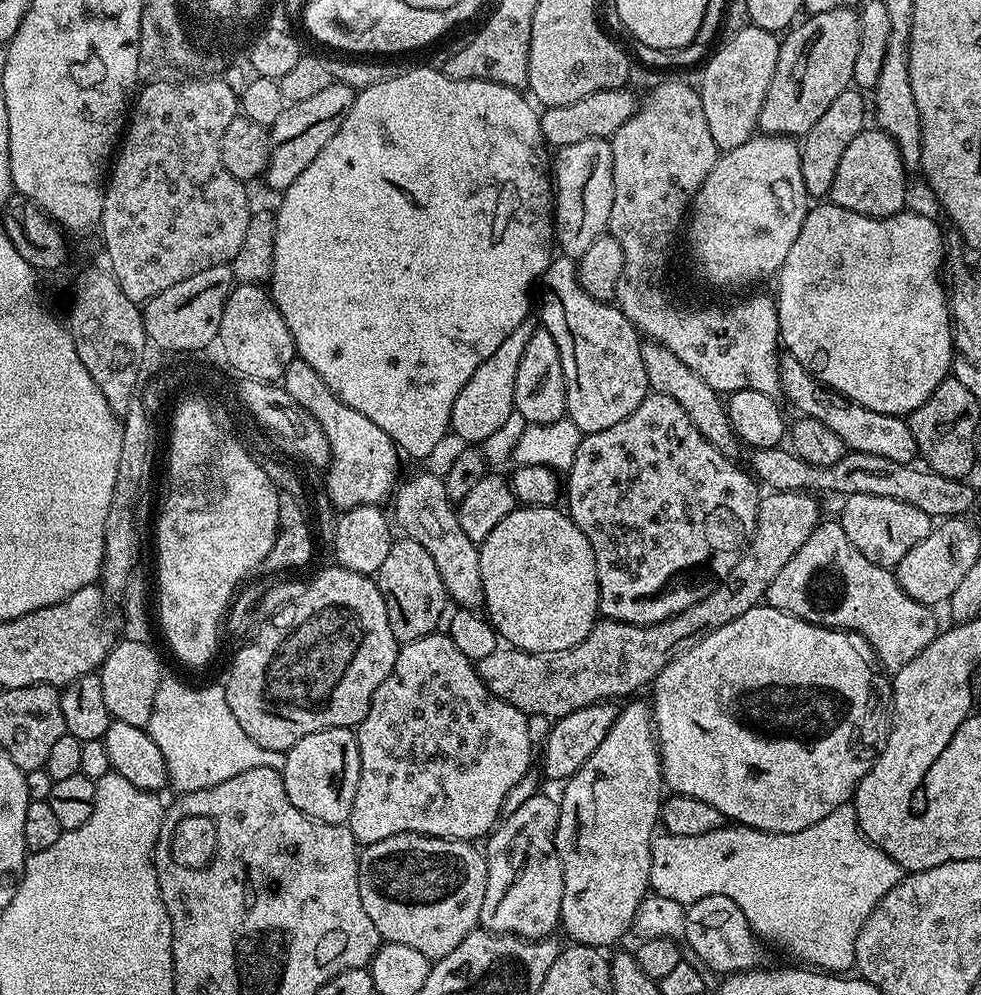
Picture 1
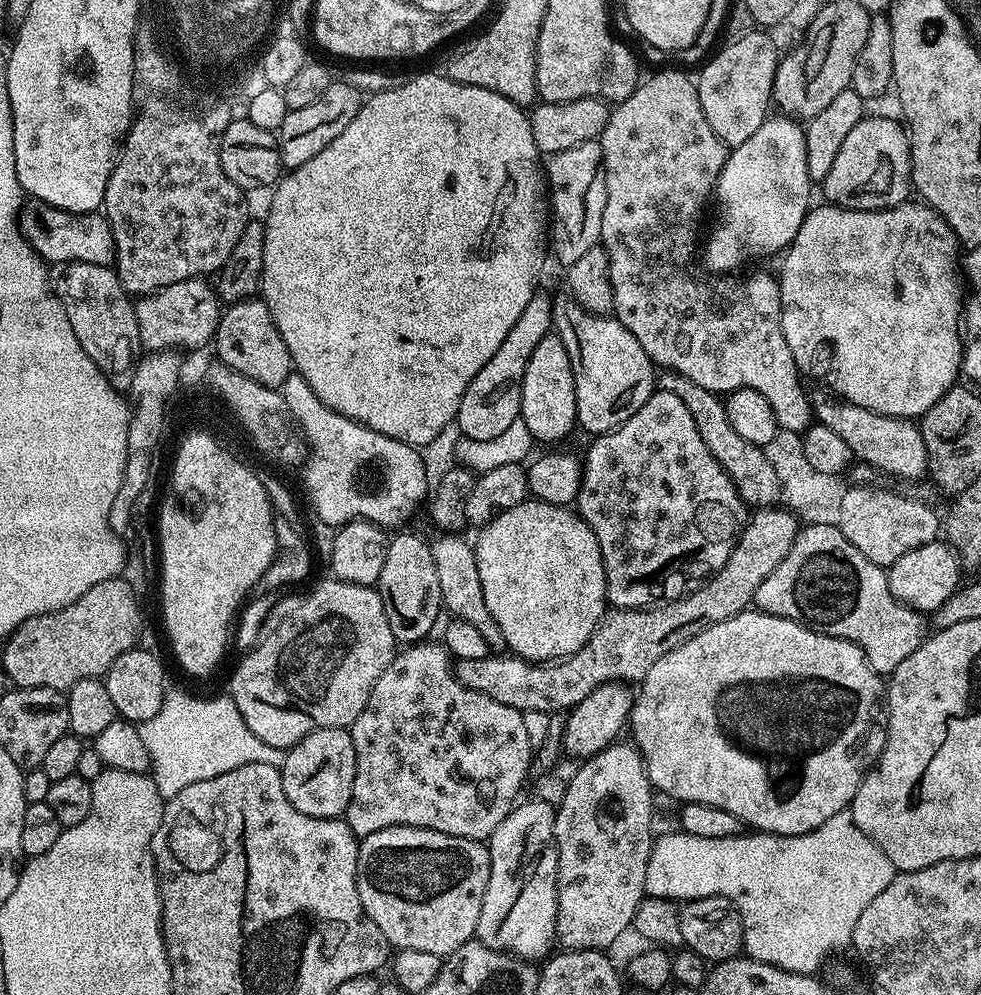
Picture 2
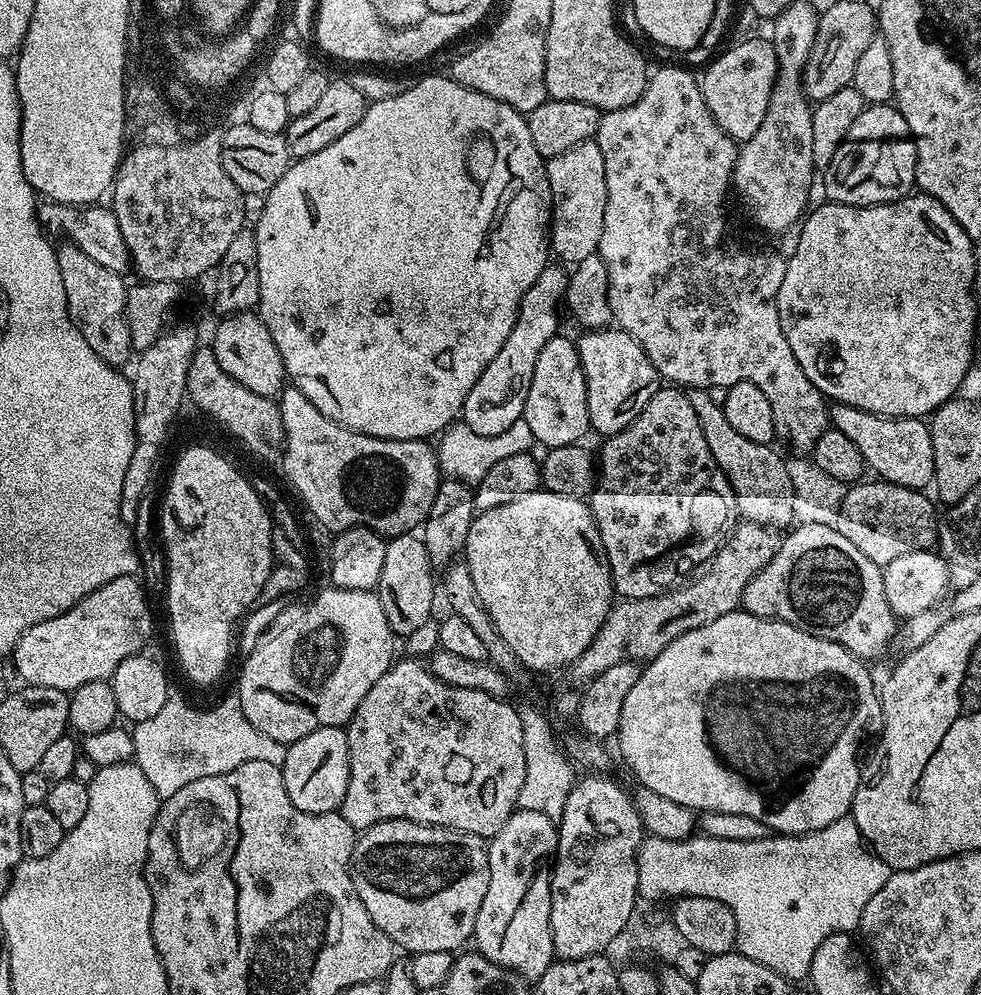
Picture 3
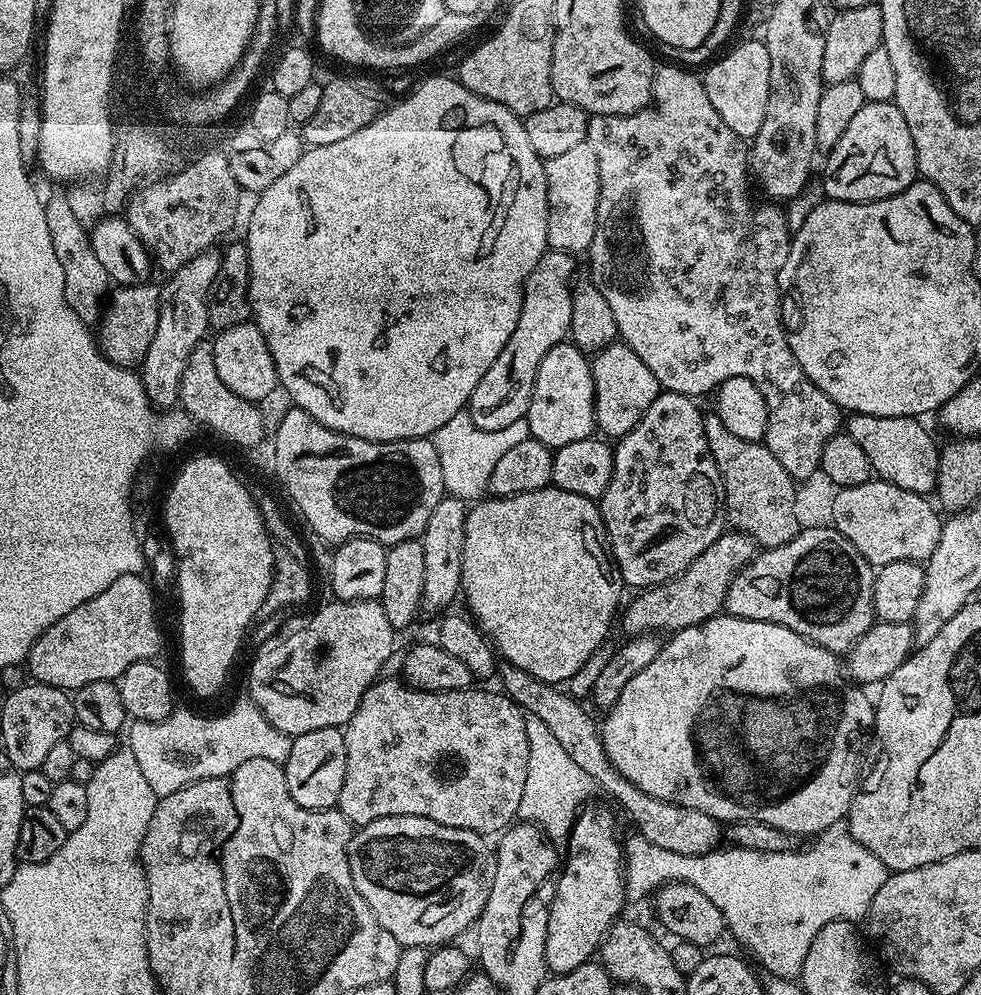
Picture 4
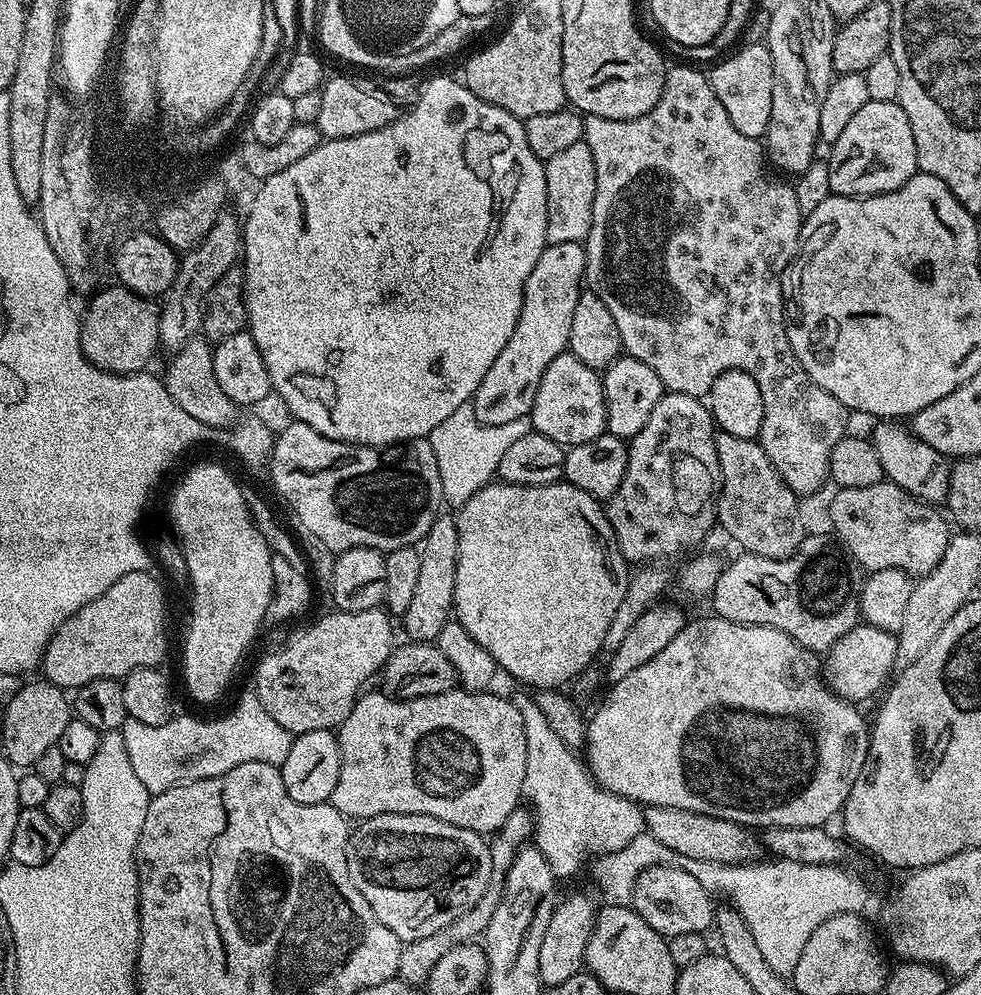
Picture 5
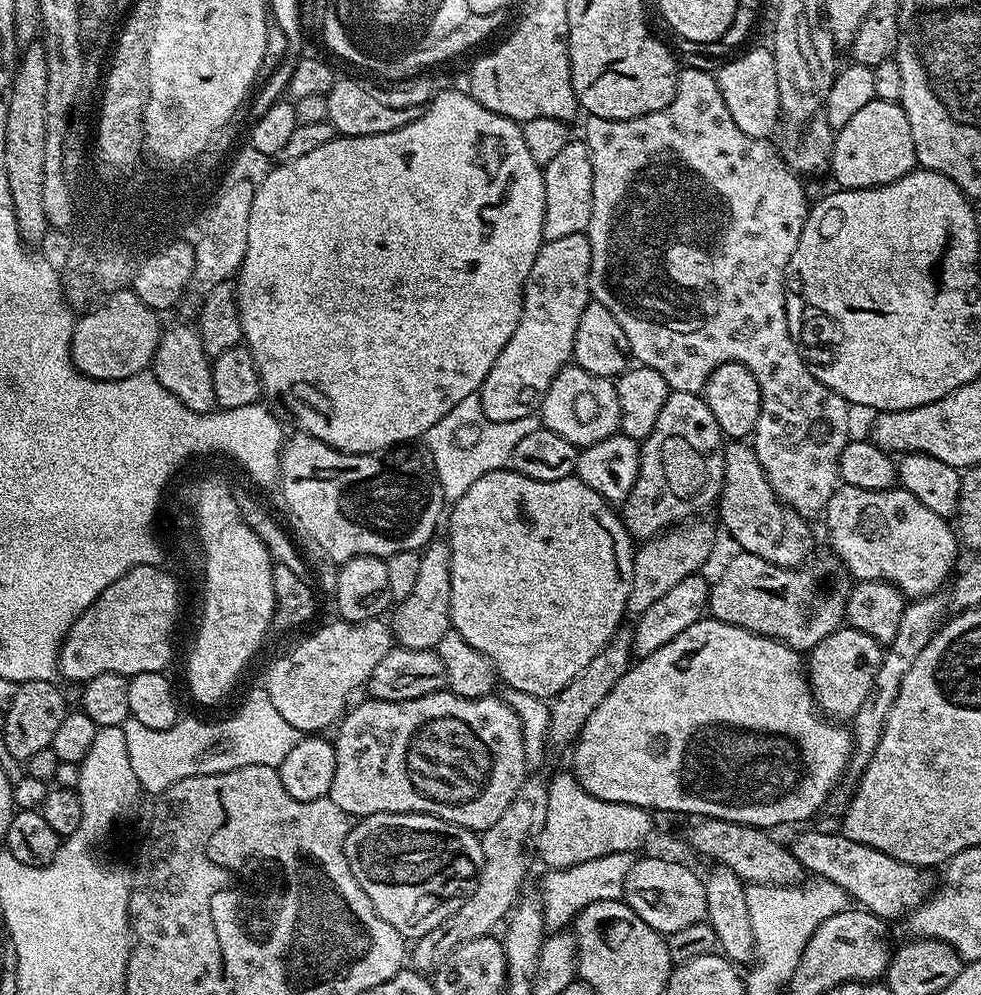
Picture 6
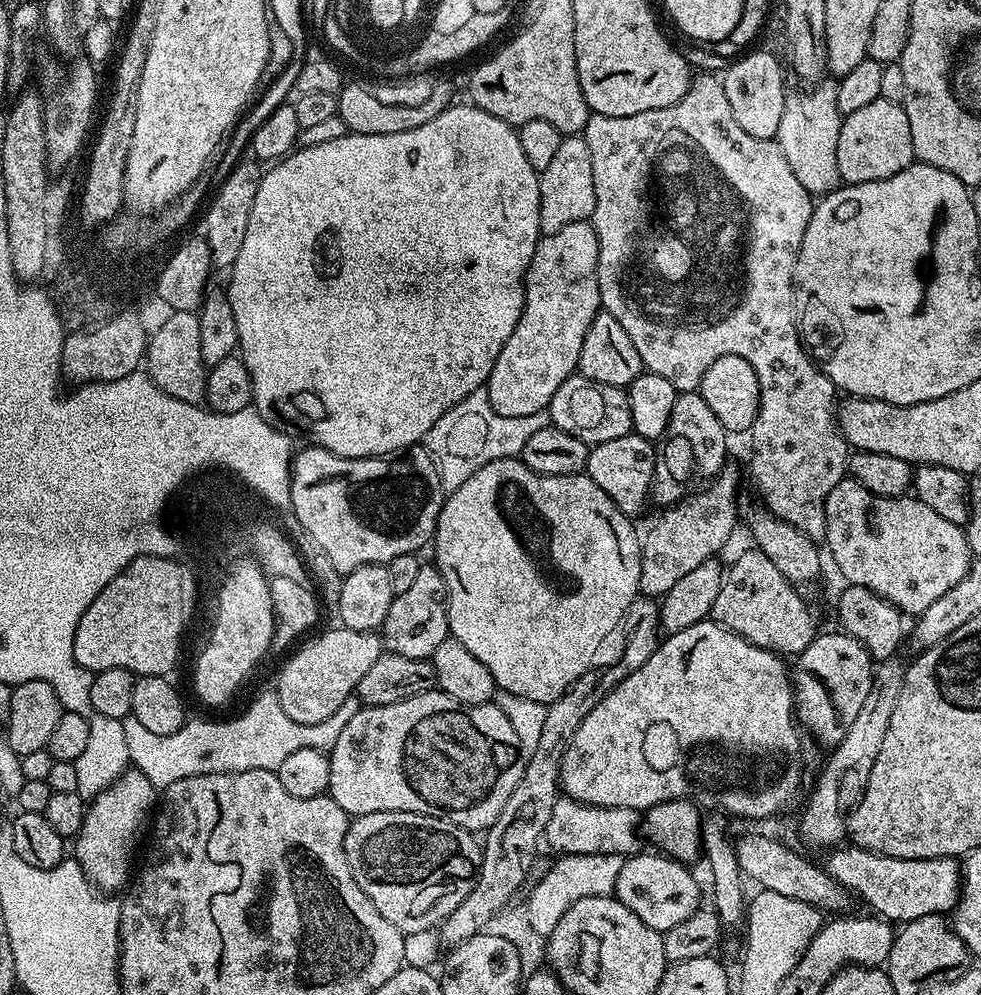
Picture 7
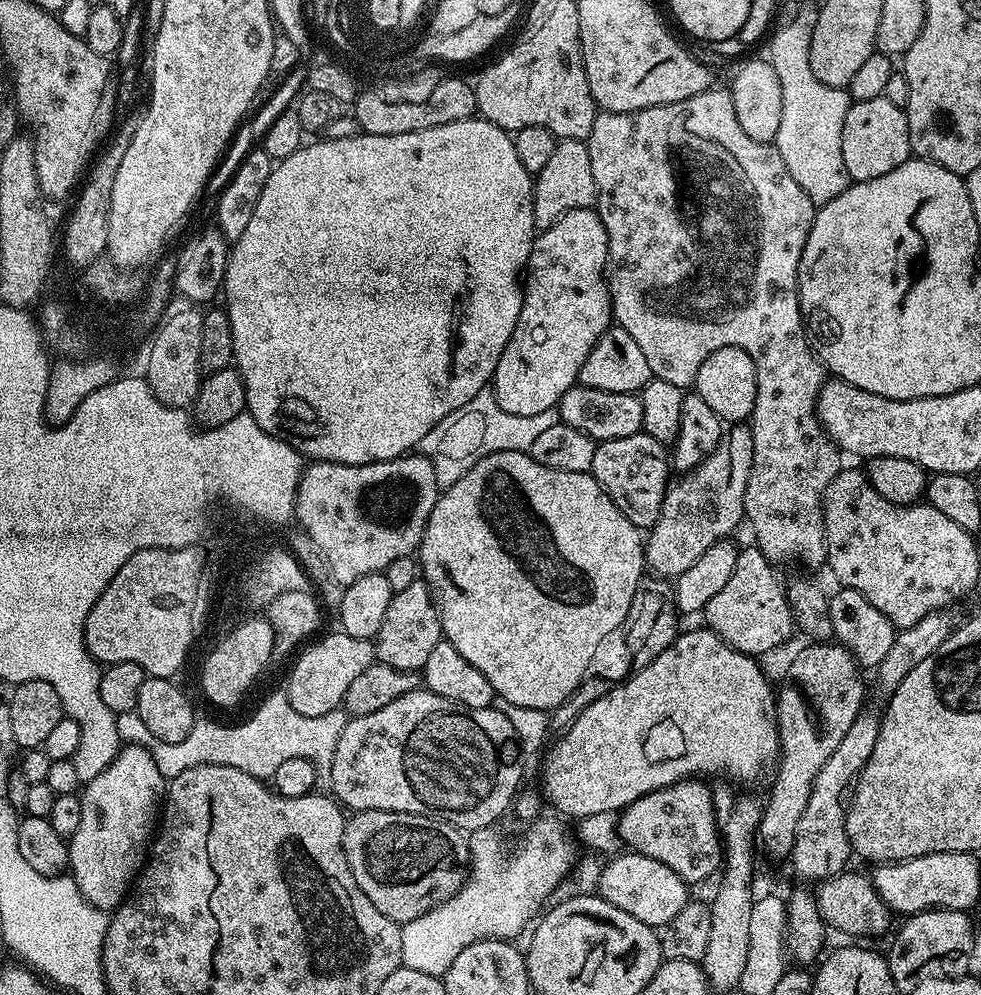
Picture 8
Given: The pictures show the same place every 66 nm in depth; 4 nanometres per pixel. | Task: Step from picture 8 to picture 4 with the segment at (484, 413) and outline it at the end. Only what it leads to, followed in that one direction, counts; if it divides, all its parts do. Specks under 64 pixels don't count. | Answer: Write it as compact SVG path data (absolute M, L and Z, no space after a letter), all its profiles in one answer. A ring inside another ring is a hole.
M465 410L454 414L434 433L434 443L438 450L438 462L442 462L442 482L447 495L457 496L465 502L476 502L488 492L490 474L494 465L501 460L506 450L518 446L518 442L529 439L527 419L510 422L502 430L482 430L474 426L470 414Z

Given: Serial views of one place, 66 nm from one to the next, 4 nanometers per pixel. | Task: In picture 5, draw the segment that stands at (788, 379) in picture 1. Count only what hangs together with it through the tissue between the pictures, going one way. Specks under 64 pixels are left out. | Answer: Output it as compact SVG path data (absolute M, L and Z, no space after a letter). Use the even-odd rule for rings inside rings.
M880 422L870 433L874 450L878 450L878 462L882 462L884 480L909 492L914 499L929 506L940 506L947 501L950 490L952 464L949 457L938 454L934 446L922 442L907 427L899 428L896 422Z

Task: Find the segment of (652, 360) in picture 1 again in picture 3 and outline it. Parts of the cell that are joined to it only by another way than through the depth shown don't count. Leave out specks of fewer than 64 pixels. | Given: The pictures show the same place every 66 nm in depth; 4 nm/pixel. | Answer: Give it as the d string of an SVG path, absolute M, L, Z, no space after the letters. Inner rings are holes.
M693 388L688 392L690 406L694 406L694 414L698 414L698 426L702 426L706 446L710 446L714 462L718 462L722 474L726 474L734 490L737 513L750 524L787 529L795 521L795 514L794 486L787 473L785 457L780 457L772 444L750 442L750 438L738 434L738 430L734 430L726 418L723 403L712 395L711 391L702 388Z

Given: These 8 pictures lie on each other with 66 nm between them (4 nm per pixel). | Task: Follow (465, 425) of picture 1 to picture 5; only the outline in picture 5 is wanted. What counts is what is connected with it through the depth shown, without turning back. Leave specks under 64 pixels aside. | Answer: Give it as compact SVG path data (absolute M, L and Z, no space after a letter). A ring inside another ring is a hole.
M558 242L544 247L542 258L534 262L534 270L530 270L530 278L526 278L524 283L518 326L514 326L510 342L506 342L502 354L494 358L494 366L490 366L486 378L482 378L482 386L478 386L476 395L470 401L478 422L502 426L531 413L532 403L538 394L538 382L542 382L546 366L550 366L550 362L554 362L554 358L558 358L558 354L568 347L574 306L578 306L585 283L585 266L583 243Z

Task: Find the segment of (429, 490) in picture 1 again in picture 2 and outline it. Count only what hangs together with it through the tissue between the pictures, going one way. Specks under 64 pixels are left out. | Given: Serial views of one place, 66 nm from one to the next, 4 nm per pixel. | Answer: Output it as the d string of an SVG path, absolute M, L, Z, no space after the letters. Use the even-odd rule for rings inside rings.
M440 534L437 540L431 541L434 554L434 567L438 570L438 590L442 590L442 605L452 611L451 615L462 622L470 622L470 626L477 627L486 638L486 646L493 653L500 654L508 648L506 638L494 622L494 614L486 607L486 597L482 595L482 578L478 578L478 558L475 547L468 544L460 534Z

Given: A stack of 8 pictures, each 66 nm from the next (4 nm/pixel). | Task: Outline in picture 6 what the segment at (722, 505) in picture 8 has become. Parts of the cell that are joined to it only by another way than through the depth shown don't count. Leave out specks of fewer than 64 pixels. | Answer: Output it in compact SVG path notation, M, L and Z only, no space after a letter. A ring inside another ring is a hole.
M685 522L679 526L673 526L667 532L643 541L634 552L634 574L630 586L630 598L628 599L629 617L635 618L650 610L666 590L678 586L682 578L695 576L700 568L712 556L712 547L716 544L716 532L708 524L696 524L700 522Z

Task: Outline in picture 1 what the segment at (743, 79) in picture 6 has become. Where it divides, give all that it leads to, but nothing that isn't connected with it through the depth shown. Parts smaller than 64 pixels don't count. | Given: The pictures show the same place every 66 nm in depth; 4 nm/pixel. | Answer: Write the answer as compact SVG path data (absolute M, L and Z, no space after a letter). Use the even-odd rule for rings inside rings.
M747 27L738 29L720 49L717 47L707 57L698 83L702 110L706 113L706 123L710 125L710 138L714 138L721 153L742 146L742 142L757 135L762 102L766 102L766 90L770 90L774 66L778 66L780 40L777 33Z

